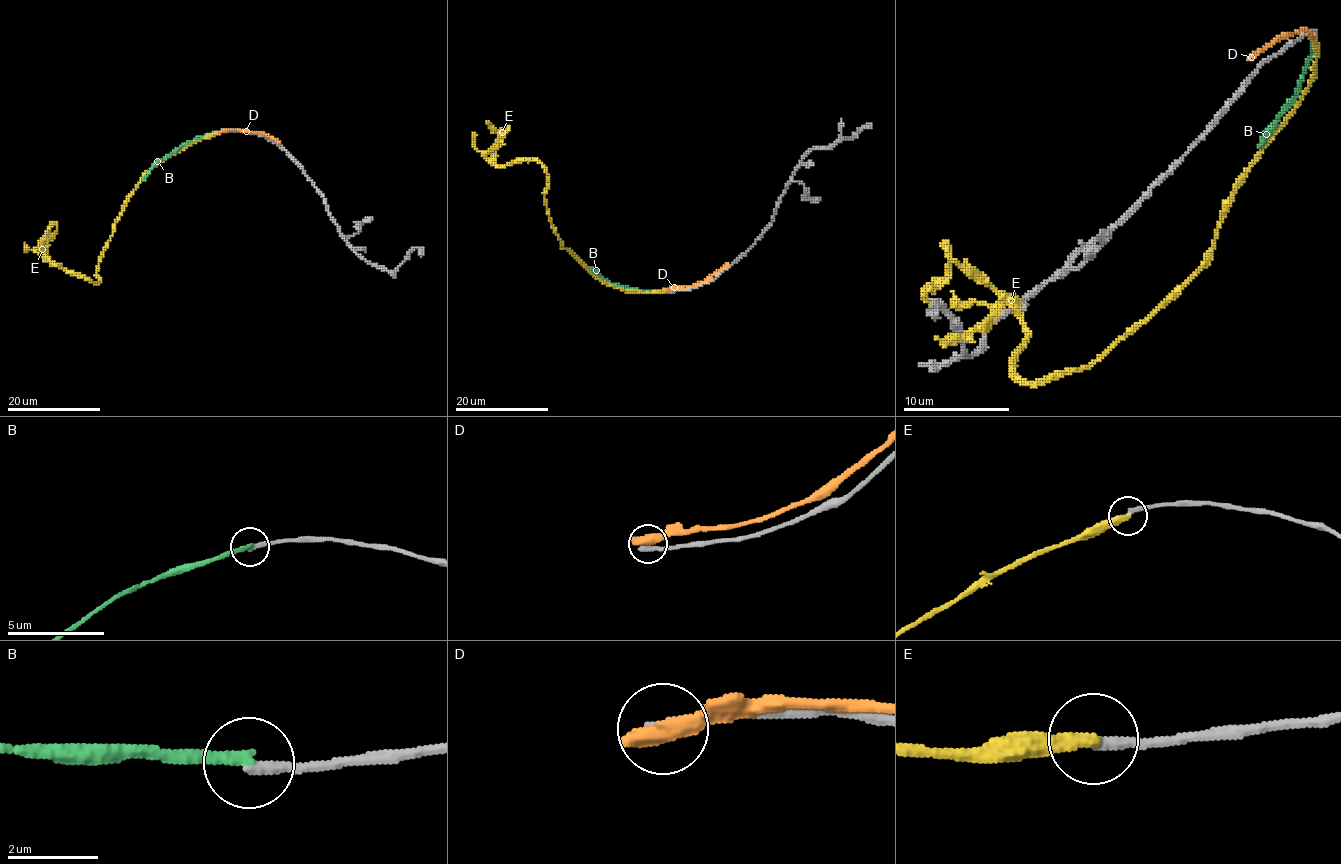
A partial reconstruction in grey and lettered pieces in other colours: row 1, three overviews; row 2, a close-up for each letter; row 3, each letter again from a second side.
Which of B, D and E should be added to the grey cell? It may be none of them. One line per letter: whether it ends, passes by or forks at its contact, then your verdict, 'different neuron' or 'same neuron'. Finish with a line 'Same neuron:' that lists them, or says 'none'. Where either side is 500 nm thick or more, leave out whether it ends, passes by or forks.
B: it ends there; different neuron
D: different neuron
E: it ends there; different neuron
Same neuron: none

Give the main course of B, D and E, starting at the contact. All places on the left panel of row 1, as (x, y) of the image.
B: (216, 132), (190, 140), (163, 158), (142, 181)
D: (217, 132), (260, 131), (279, 142)
E: (216, 133), (143, 176), (100, 256), (97, 283), (48, 257), (55, 225), (39, 249)

